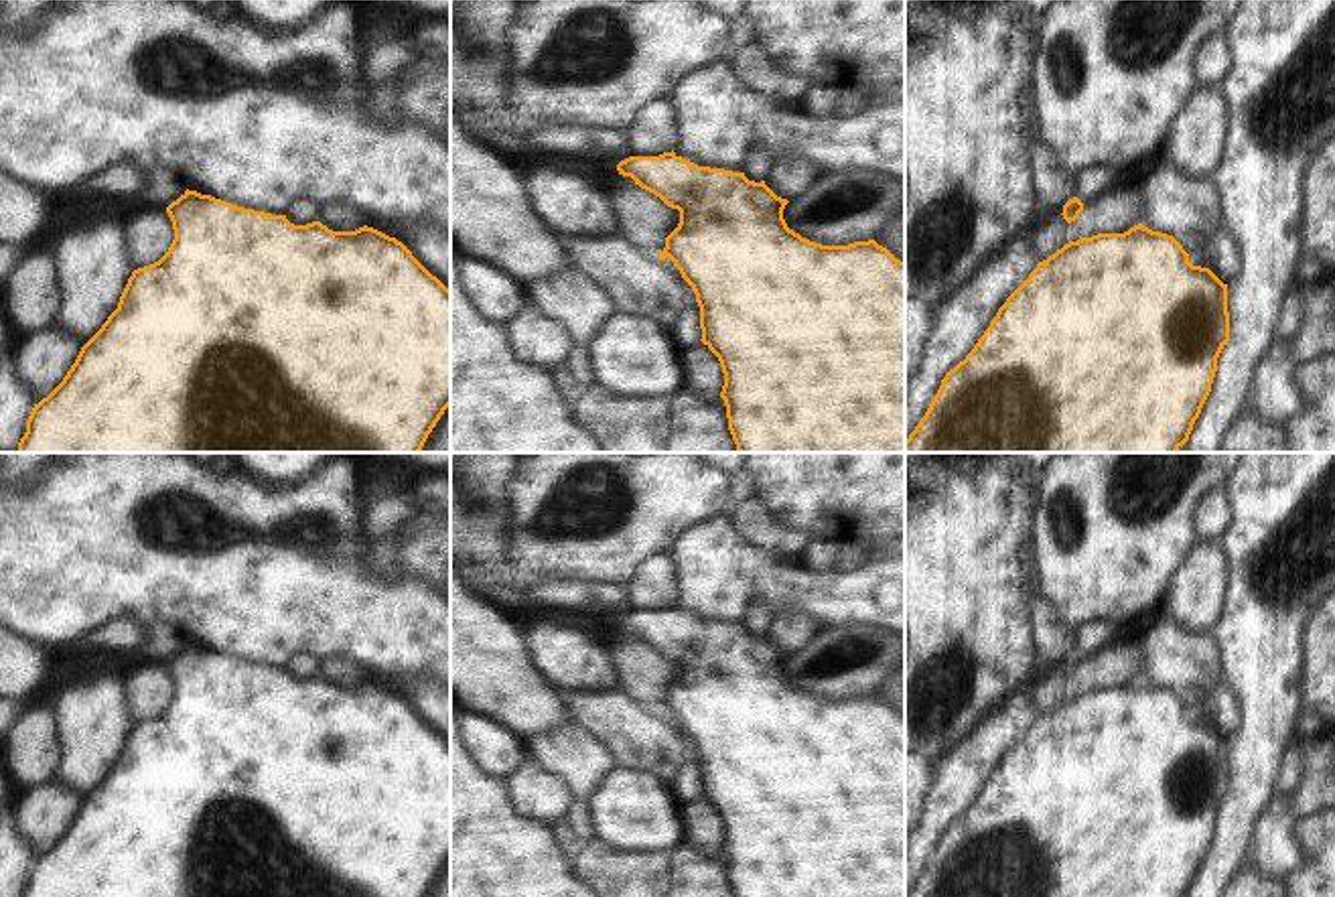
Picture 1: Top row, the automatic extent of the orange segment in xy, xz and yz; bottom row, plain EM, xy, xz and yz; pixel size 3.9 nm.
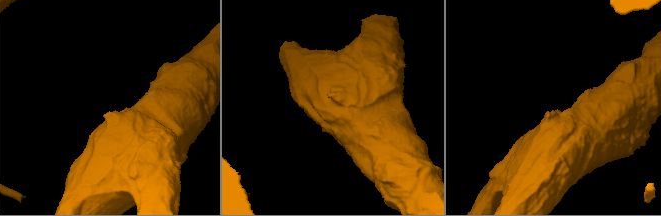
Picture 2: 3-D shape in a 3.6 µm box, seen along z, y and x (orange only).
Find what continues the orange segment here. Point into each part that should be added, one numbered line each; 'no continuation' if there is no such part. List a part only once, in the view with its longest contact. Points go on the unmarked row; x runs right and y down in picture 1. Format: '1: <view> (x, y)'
no continuation

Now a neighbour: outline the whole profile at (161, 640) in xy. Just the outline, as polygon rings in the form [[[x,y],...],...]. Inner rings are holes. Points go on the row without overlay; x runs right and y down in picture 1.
[[[152,619],[142,625],[142,643],[132,651],[136,666],[160,664],[185,649],[187,641],[179,629],[166,621]]]

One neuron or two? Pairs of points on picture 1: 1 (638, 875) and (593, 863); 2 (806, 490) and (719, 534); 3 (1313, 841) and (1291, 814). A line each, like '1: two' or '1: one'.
1: one
2: two
3: two

